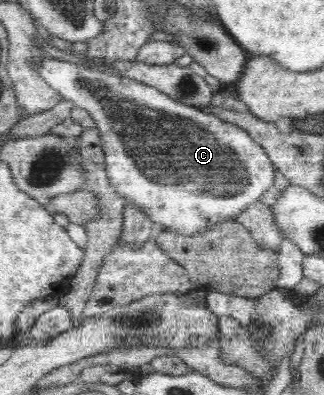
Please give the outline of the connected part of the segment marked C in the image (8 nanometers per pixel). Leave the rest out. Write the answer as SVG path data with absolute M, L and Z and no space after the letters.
M48 57L43 61L37 61L35 63L36 71L40 73L42 79L55 91L61 93L64 100L73 102L76 107L83 109L91 115L95 122L96 129L99 131L101 137L101 146L103 146L105 171L111 185L114 190L124 199L126 205L131 203L135 204L151 222L154 223L154 228L157 226L174 231L179 235L197 235L197 233L203 233L219 223L225 221L235 220L247 206L251 206L256 201L259 201L259 197L265 193L270 187L273 186L273 180L275 179L275 167L270 157L265 154L265 151L249 136L247 131L237 127L235 124L225 122L215 115L211 115L209 112L200 111L195 107L184 105L183 103L177 102L161 93L157 89L145 85L139 81L116 77L115 75L108 75L100 73L96 69L88 69L82 67L82 65L69 63L68 61L61 59L53 59Z

